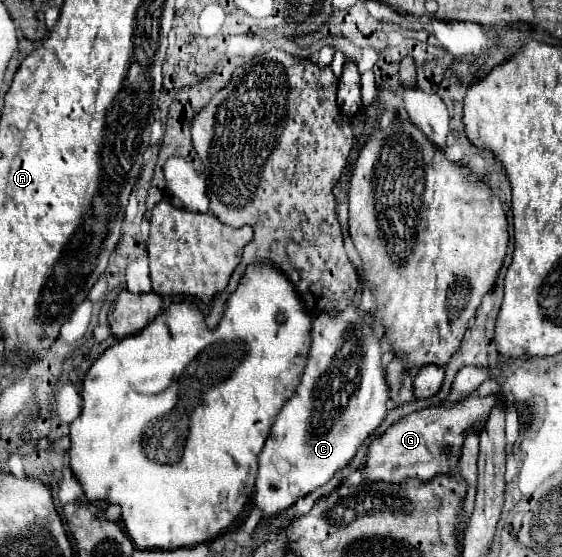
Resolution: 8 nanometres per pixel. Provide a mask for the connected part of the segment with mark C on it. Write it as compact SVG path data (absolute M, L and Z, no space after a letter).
M354 303L344 313L312 319L312 343L302 381L278 413L272 435L258 455L260 467L252 503L262 511L262 521L268 523L280 511L330 481L382 423L390 397L380 363L380 341L370 327L372 315L358 315Z

